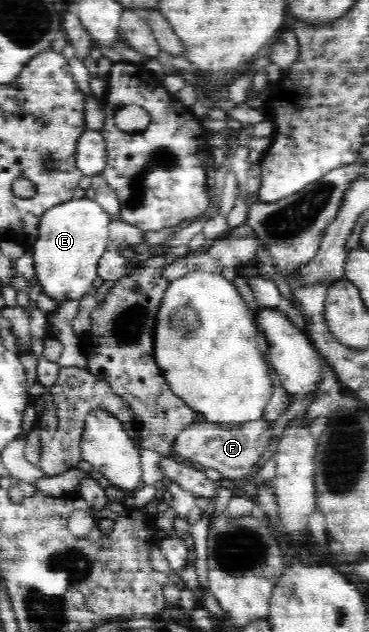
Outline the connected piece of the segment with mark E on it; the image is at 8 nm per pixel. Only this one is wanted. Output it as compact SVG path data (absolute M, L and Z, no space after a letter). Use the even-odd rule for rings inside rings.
M88 197L68 200L51 207L43 214L38 238L31 249L33 272L43 293L58 302L85 296L98 276L98 262L109 242L110 214L95 199Z

